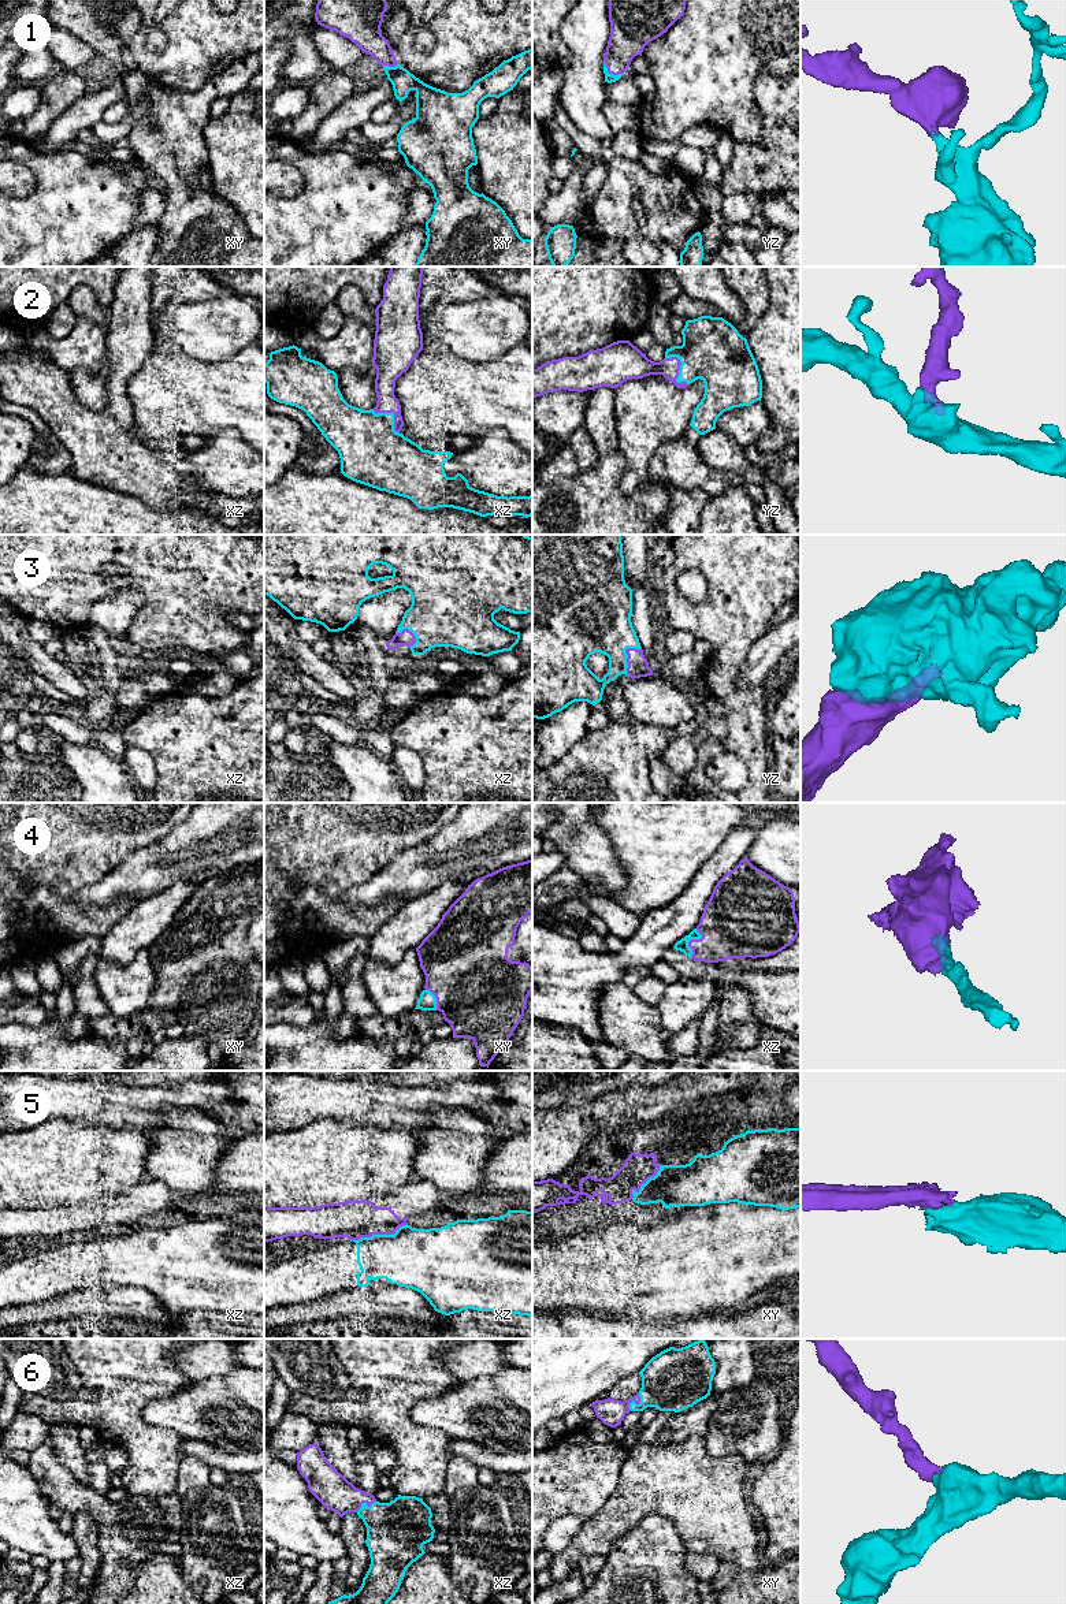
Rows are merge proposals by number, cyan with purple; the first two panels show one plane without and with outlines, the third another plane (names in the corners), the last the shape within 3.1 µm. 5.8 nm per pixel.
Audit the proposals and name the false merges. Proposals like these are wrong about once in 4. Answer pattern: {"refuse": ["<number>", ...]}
{"refuse": ["5"]}

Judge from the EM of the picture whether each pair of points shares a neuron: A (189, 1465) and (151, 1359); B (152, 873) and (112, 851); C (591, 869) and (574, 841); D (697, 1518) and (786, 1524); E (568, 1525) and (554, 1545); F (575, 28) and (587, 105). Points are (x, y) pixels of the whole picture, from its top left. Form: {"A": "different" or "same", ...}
{"A": "different", "B": "different", "C": "same", "D": "different", "E": "same", "F": "same"}

